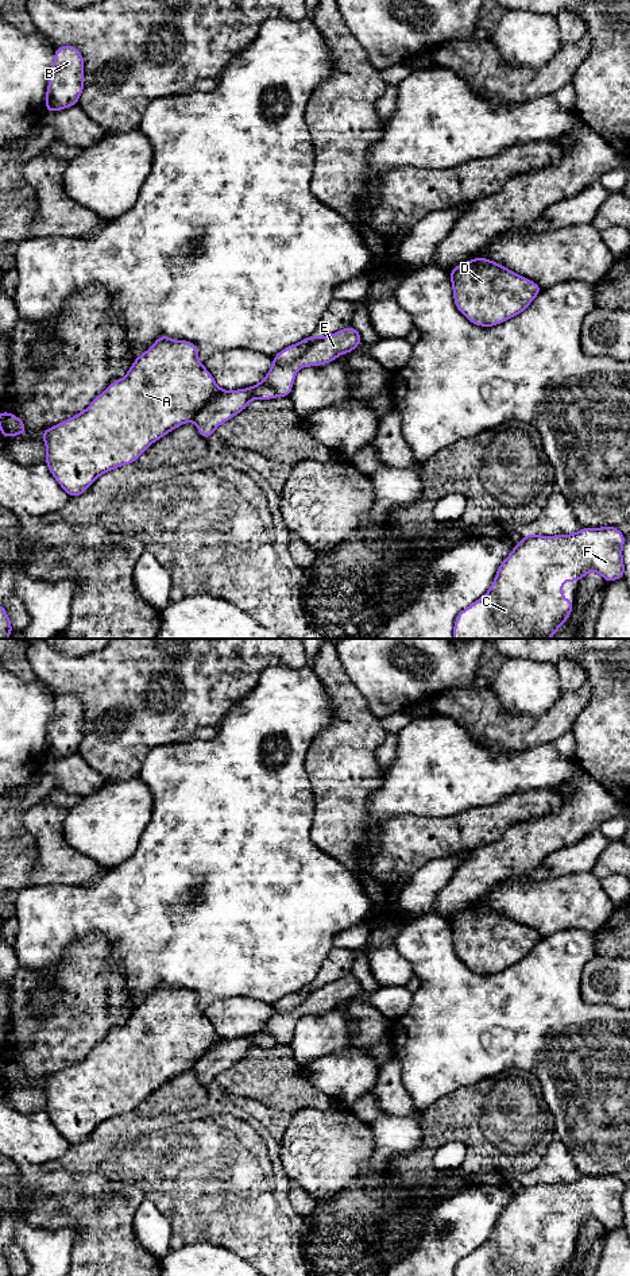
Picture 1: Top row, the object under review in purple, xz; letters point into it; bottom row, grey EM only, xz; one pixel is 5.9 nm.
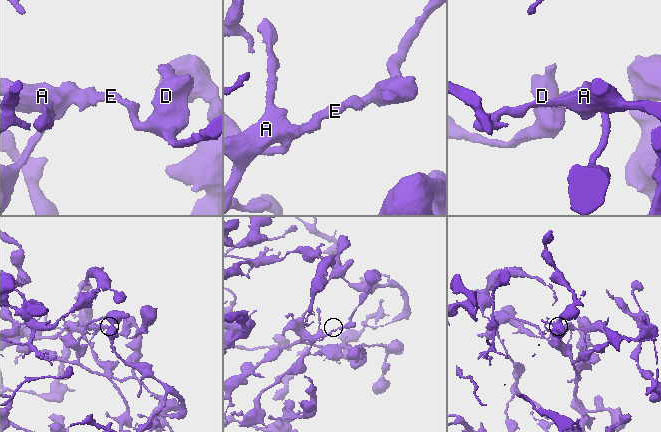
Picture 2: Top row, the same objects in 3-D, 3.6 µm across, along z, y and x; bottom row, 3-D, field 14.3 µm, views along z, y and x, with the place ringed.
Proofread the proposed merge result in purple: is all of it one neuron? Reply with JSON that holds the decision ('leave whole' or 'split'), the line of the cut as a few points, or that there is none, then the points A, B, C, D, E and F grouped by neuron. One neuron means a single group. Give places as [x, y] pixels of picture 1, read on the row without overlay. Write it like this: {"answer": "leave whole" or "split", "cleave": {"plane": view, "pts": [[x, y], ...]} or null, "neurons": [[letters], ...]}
{"answer": "split", "cleave": {"plane": "xz", "pts": [[319, 986], [294, 1012], [274, 1012]]}, "neurons": [["A"], ["B", "C", "D", "E", "F"]]}

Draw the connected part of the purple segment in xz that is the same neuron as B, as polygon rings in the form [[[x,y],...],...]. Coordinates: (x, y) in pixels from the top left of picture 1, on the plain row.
[[[70,693],[59,694],[54,701],[45,760],[62,759],[77,753],[84,736],[82,701]]]

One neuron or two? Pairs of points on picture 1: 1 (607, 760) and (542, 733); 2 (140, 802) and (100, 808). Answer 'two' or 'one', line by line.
1: two
2: one

